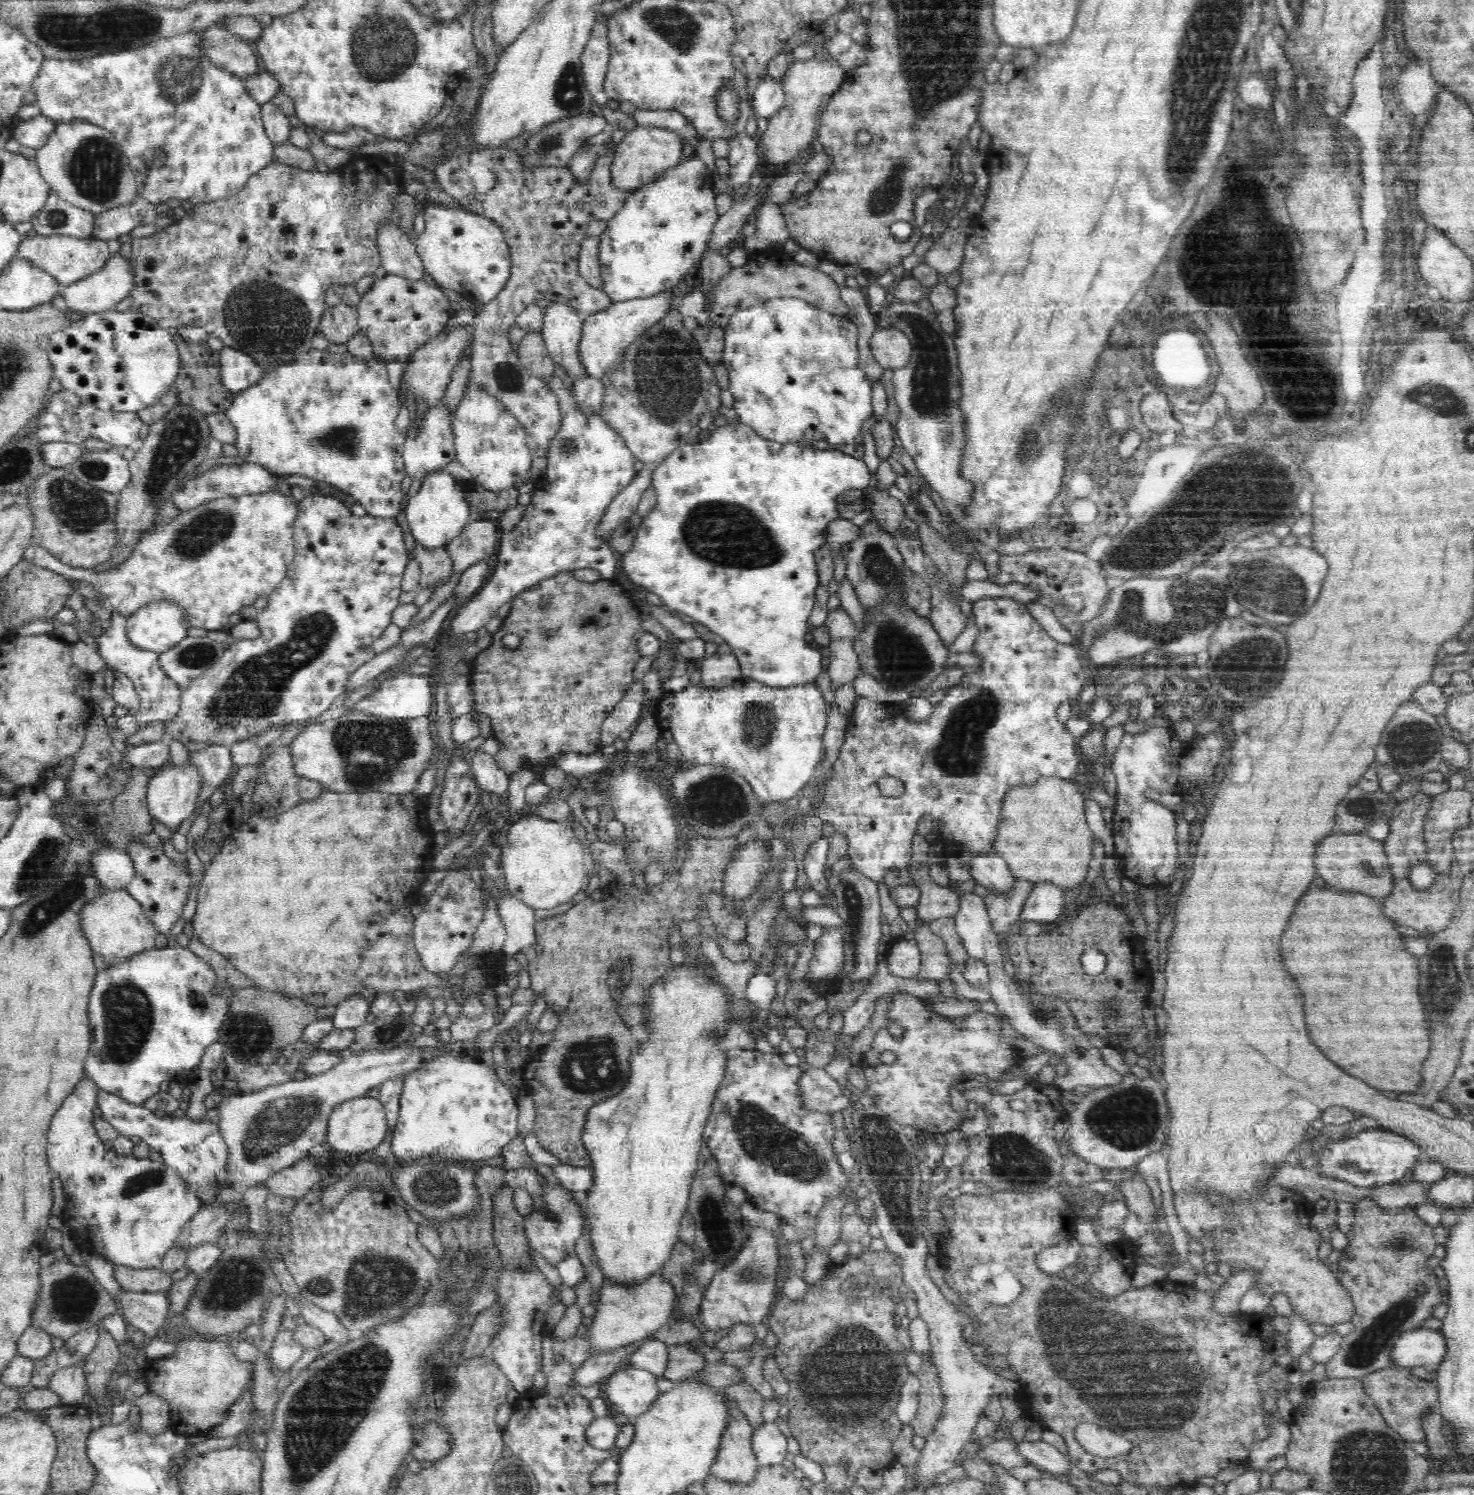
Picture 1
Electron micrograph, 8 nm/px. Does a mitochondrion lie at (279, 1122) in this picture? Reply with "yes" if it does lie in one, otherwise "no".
yes

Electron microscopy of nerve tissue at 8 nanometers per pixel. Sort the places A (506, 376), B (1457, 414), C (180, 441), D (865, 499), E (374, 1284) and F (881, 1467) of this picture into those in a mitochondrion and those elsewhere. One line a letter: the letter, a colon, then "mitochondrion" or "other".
A: mitochondrion
B: mitochondrion
C: mitochondrion
D: other
E: mitochondrion
F: other

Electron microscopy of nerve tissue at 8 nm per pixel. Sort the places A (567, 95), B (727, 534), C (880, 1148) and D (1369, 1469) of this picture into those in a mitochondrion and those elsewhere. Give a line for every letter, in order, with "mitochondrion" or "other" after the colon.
A: mitochondrion
B: mitochondrion
C: mitochondrion
D: mitochondrion

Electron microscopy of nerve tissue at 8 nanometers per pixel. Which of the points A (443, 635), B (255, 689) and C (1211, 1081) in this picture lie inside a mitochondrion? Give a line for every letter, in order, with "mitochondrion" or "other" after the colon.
A: other
B: mitochondrion
C: other

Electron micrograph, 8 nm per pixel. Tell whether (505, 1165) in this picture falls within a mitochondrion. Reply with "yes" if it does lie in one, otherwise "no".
no

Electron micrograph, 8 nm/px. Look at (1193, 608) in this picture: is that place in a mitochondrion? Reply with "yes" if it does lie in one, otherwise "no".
yes

